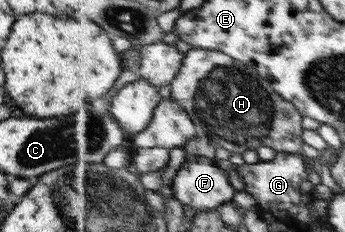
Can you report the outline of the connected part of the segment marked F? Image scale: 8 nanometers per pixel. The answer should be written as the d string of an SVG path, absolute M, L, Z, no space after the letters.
M206 156L188 157L173 186L177 198L197 213L219 209L235 200L238 192L229 174L217 166L217 159Z

